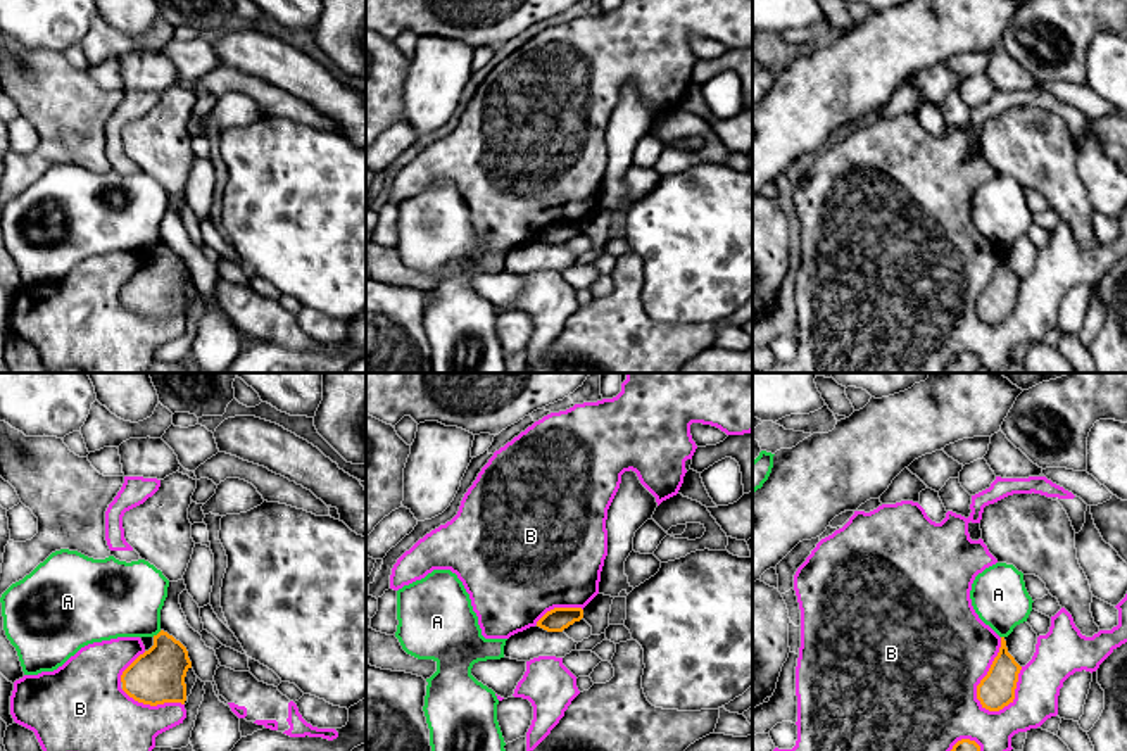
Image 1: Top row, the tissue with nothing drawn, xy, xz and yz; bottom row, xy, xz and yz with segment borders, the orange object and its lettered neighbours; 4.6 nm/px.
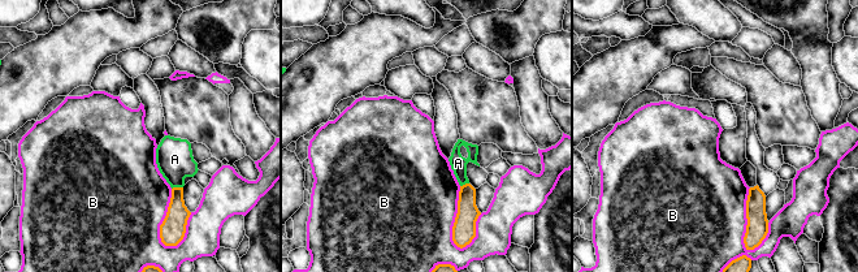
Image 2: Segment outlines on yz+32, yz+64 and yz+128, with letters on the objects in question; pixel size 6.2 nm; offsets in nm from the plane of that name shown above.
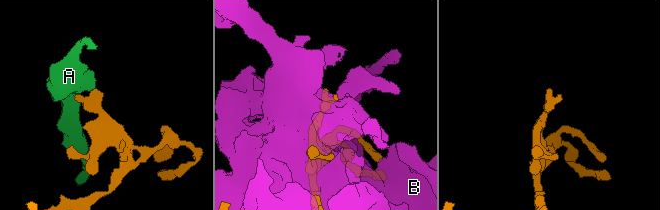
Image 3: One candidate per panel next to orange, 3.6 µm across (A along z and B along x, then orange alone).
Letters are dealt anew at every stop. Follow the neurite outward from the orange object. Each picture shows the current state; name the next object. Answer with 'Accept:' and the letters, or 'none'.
Accept: none

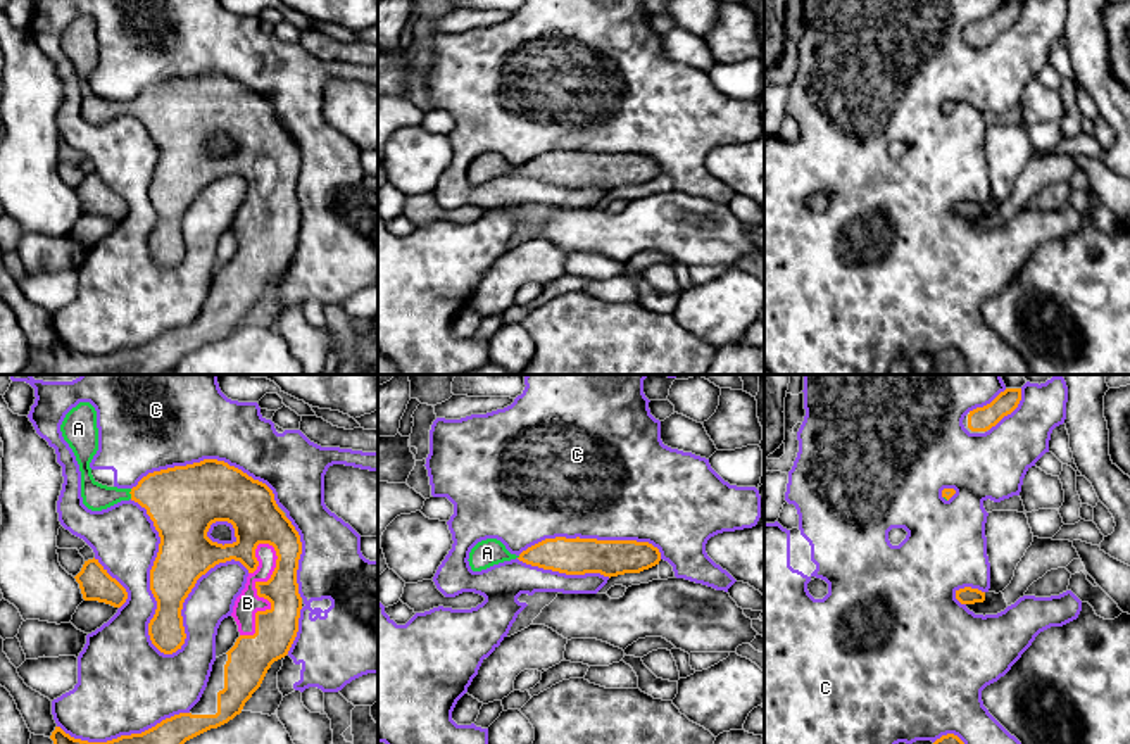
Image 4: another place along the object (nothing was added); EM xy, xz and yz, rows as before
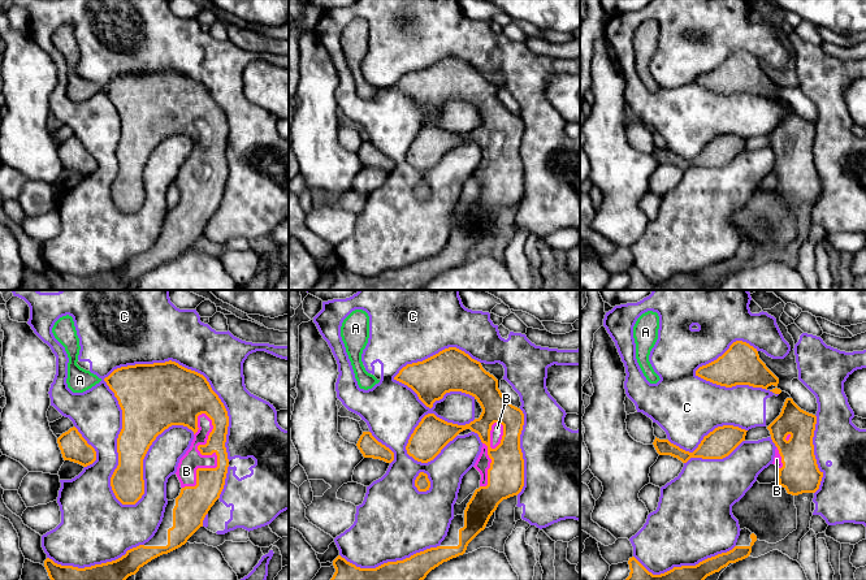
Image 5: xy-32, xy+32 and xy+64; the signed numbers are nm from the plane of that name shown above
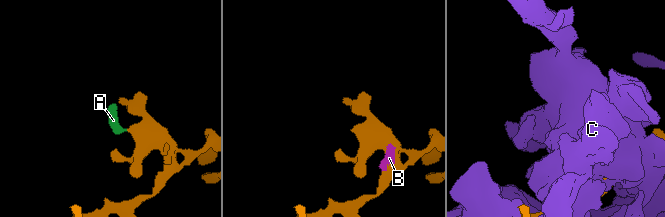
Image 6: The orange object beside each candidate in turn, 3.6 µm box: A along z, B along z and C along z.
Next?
Accept: A, B

